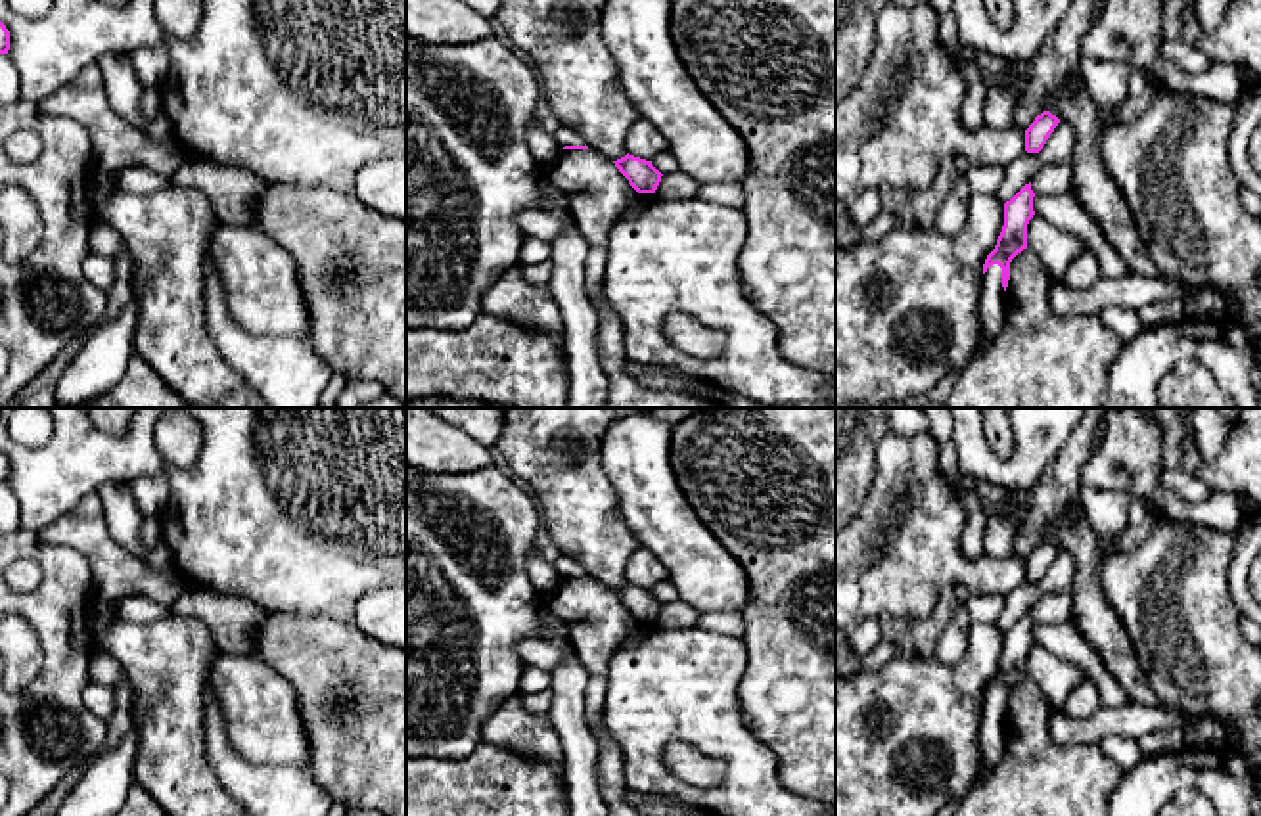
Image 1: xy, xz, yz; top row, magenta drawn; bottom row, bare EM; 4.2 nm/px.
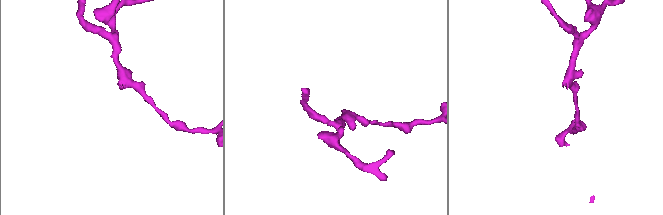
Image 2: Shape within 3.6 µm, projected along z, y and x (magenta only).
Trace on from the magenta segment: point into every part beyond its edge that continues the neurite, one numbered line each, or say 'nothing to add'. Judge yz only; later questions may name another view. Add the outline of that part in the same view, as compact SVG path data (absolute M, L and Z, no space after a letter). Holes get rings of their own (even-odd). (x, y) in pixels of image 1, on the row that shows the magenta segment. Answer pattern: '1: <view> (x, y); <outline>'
1: yz (993, 322); M993 264L983 274L981 299L979 299L979 329L983 339L993 345L1008 326L1004 312L1006 293L1002 287L1002 268Z

